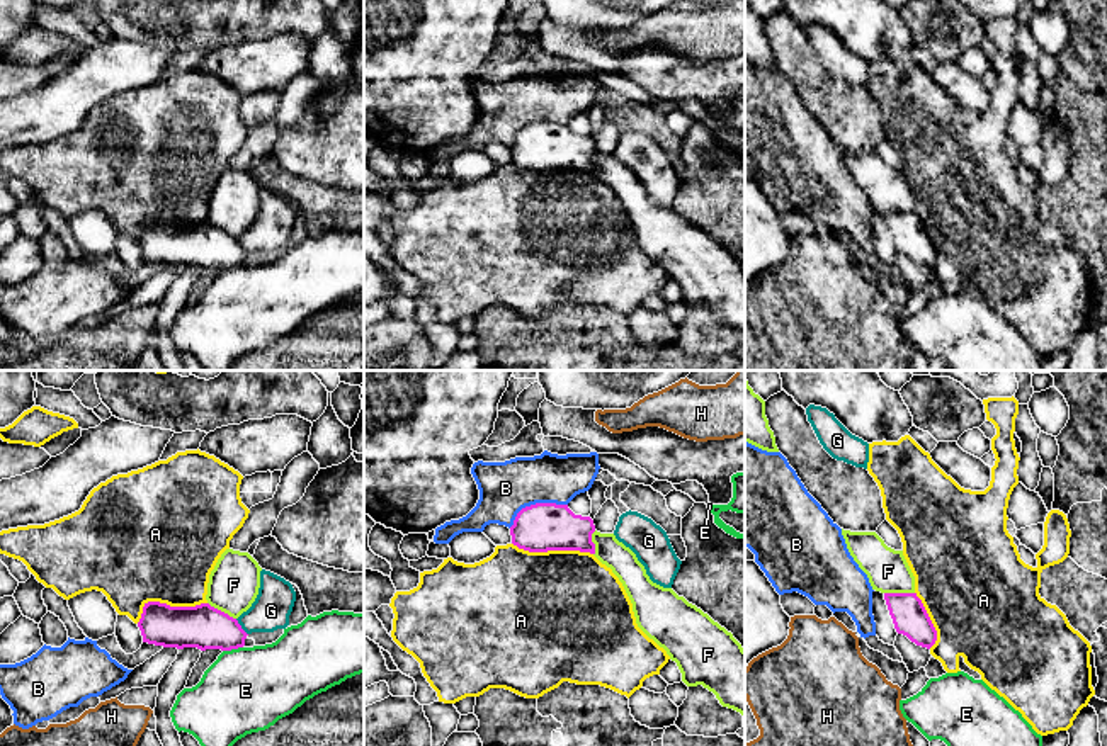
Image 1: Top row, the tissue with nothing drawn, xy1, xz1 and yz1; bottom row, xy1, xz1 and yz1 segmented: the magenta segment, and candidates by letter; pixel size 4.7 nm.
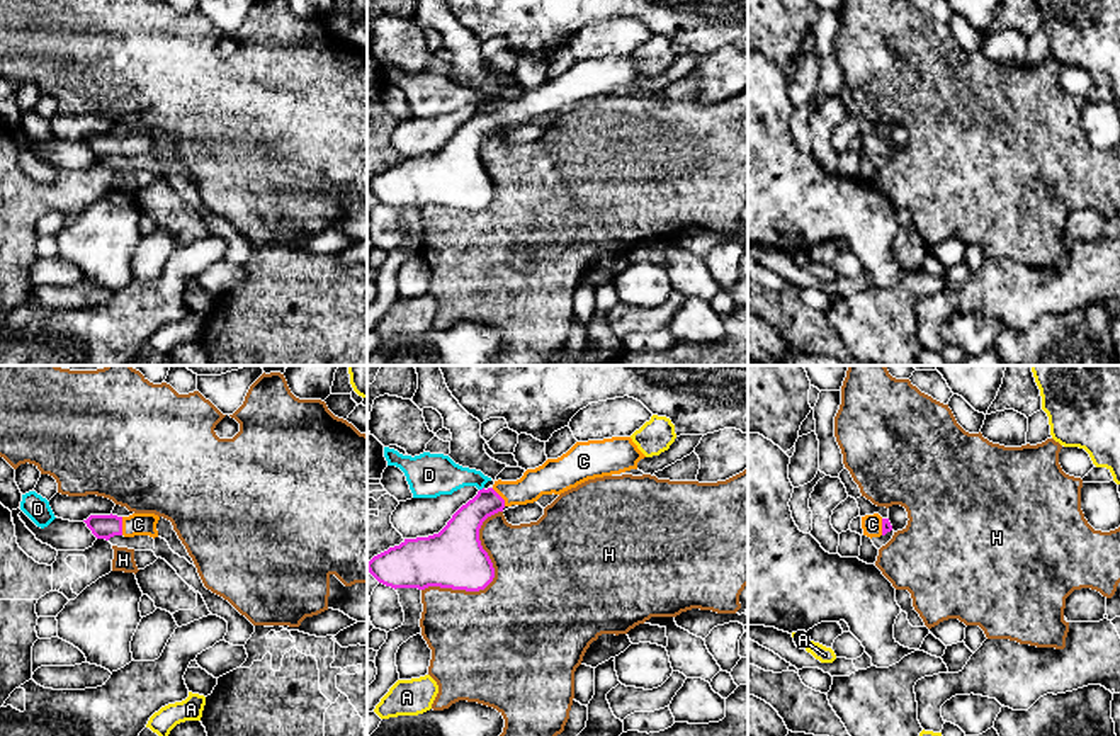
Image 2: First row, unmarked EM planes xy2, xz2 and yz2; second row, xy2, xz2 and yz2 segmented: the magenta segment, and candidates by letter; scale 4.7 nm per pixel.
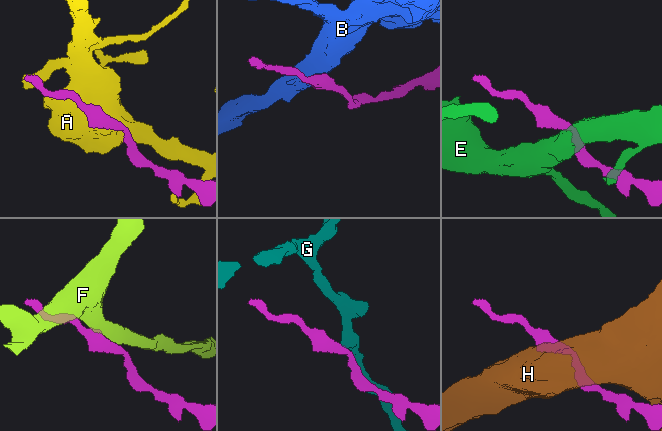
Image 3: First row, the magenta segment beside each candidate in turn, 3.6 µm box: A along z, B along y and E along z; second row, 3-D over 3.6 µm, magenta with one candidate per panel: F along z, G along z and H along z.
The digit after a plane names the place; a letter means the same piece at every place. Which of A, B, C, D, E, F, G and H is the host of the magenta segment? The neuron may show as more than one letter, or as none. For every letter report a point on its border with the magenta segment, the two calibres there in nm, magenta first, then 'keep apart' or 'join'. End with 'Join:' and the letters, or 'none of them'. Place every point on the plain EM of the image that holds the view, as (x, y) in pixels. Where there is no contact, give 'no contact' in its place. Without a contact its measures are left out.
A: xy1 (167, 225) | 200/460 nm | keep apart
B: xz1 (536, 123) | 240/240 nm | keep apart
C: xy2 (121, 145) | 110/110 nm | join
D: xz2 (483, 107) | 180/200 nm | keep apart
E: xy1 (232, 267) | 200/400 nm | keep apart
F: yz1 (900, 213) | 160/200 nm | keep apart
G: xy1 (240, 247) | 200/180 nm | keep apart
H: xz2 (493, 196) | 280/500 nm | keep apart
Join: C

